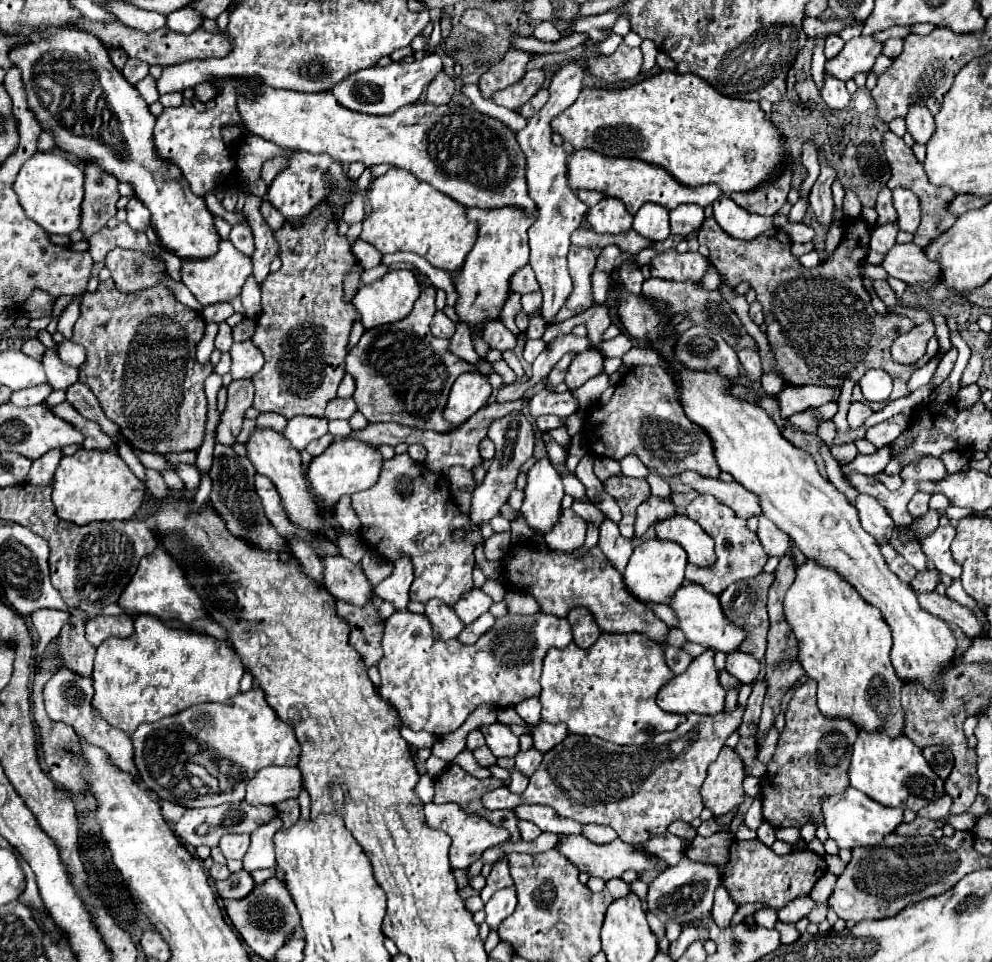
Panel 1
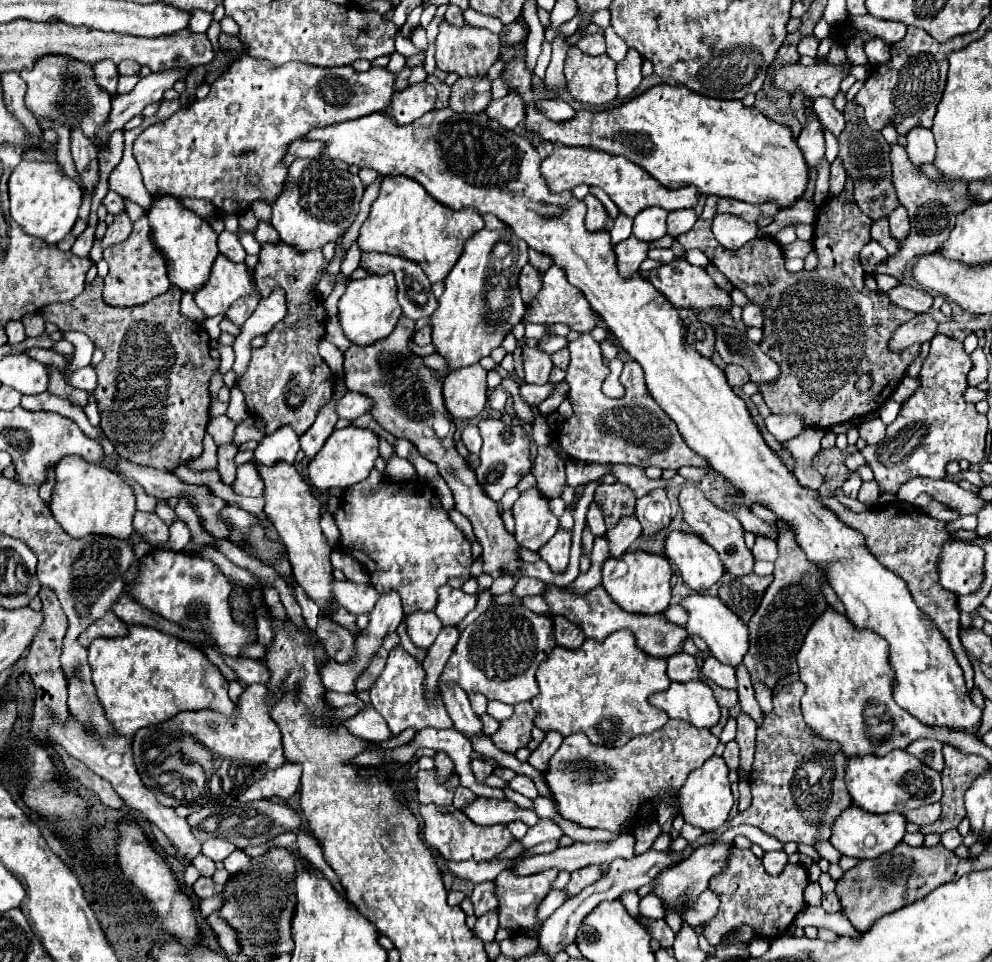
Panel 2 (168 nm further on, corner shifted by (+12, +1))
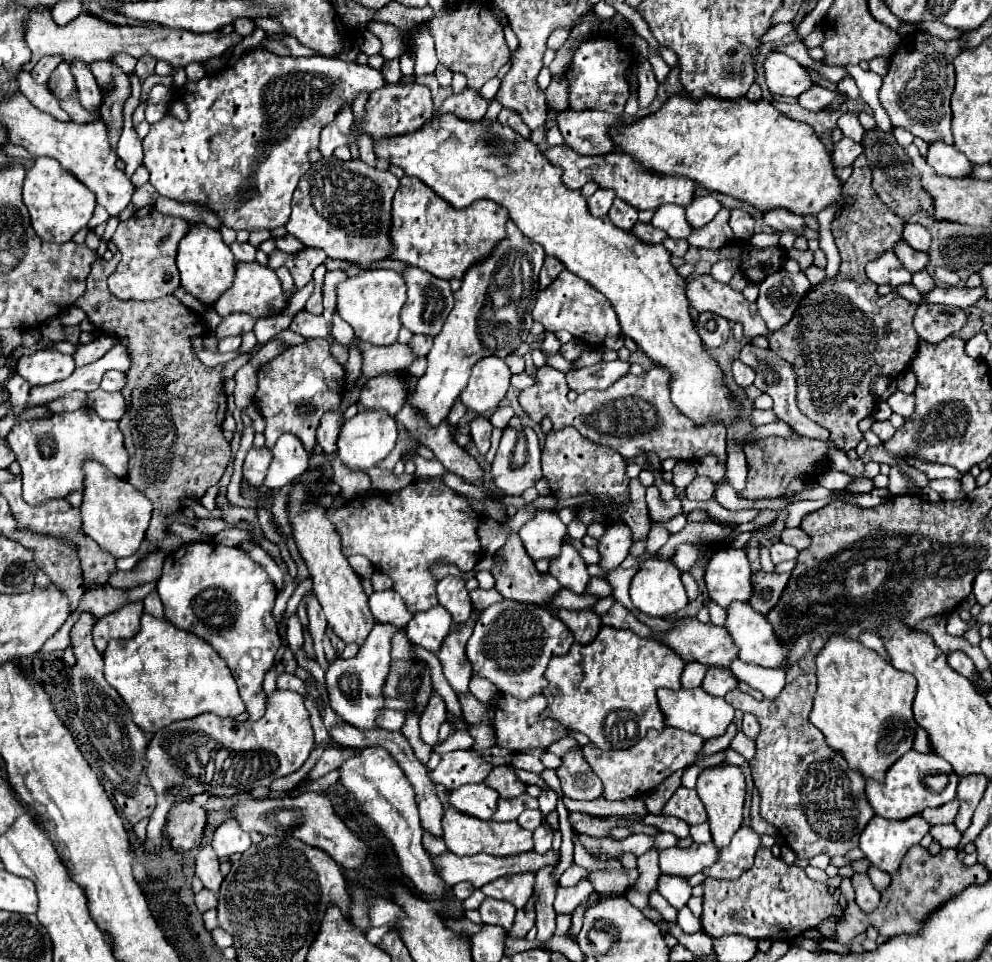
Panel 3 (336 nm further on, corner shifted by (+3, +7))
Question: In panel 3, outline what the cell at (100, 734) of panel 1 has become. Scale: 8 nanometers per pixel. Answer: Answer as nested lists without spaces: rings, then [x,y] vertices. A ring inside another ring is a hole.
[[[203,844],[199,848],[197,860],[195,860],[195,874],[203,882],[203,886],[211,892],[219,892],[219,886],[223,882],[223,876],[219,869],[220,862],[214,858],[214,850],[211,850],[209,844]]]

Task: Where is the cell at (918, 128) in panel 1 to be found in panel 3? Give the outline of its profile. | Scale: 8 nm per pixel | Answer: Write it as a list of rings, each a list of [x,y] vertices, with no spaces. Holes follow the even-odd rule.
[[[935,142],[935,146],[929,146],[927,162],[935,168],[939,176],[971,178],[973,174],[973,164],[959,150],[943,142]]]

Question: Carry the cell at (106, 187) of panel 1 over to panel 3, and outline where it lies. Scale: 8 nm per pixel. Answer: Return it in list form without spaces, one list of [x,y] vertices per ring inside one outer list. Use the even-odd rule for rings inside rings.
[[[81,60],[71,62],[71,74],[75,76],[75,84],[77,84],[77,94],[81,104],[87,110],[95,110],[101,104],[101,88],[95,82],[95,76],[91,74],[89,66]]]

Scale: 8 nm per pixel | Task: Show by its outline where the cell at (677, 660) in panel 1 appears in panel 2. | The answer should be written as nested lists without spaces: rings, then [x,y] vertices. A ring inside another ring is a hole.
[[[680,652],[680,654],[668,656],[666,662],[668,662],[668,678],[672,682],[686,682],[686,680],[698,678],[698,670],[696,670],[692,656]]]

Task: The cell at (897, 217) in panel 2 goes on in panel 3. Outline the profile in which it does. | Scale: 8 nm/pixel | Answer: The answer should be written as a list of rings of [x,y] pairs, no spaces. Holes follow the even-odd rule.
[[[907,224],[905,230],[903,230],[903,240],[905,240],[913,250],[929,252],[929,246],[931,246],[931,232],[929,232],[925,226]]]

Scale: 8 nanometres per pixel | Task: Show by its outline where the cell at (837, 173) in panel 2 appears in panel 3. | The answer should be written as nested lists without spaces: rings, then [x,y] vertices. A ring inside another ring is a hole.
[[[843,138],[843,140],[839,140],[839,142],[833,144],[833,162],[835,162],[837,168],[839,166],[851,166],[861,152],[863,152],[861,144]]]

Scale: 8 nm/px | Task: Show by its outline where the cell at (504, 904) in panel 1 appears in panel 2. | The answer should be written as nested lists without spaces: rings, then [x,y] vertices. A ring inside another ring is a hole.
[[[490,910],[486,914],[482,914],[474,926],[474,934],[484,940],[484,942],[492,942],[494,940],[494,934],[498,930],[498,912],[496,910]]]

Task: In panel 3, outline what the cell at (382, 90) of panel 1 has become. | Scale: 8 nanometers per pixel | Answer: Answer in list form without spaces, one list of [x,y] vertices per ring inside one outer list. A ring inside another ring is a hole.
[[[253,50],[249,54],[243,54],[231,68],[223,68],[219,72],[213,72],[213,74],[207,74],[205,78],[201,80],[187,80],[183,84],[183,88],[179,88],[175,92],[175,96],[179,100],[183,100],[183,104],[187,106],[187,114],[189,118],[185,122],[179,122],[171,112],[151,124],[151,130],[149,134],[143,138],[143,152],[145,152],[145,158],[143,158],[143,166],[149,170],[151,178],[149,182],[153,184],[153,188],[165,196],[165,198],[171,198],[171,200],[177,200],[181,204],[201,204],[209,210],[213,210],[221,224],[227,226],[227,228],[233,228],[235,232],[239,230],[247,230],[247,232],[257,232],[257,230],[273,230],[277,226],[285,226],[287,220],[289,220],[289,214],[291,214],[291,196],[297,188],[297,182],[299,178],[311,168],[311,160],[309,160],[309,152],[313,148],[319,148],[319,132],[321,128],[331,122],[331,118],[335,118],[335,114],[341,110],[343,104],[351,104],[355,100],[355,96],[359,92],[373,92],[377,88],[383,88],[387,82],[383,80],[381,72],[379,70],[373,70],[369,68],[367,64],[359,64],[359,62],[345,62],[341,58],[327,58],[327,56],[311,56],[311,58],[295,58],[295,56],[277,56],[269,50]]]

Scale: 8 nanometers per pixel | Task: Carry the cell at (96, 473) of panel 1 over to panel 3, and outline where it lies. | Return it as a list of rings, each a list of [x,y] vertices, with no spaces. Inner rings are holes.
[[[85,462],[85,490],[83,490],[83,506],[81,506],[81,518],[85,534],[91,536],[103,550],[113,554],[115,558],[127,558],[133,556],[143,538],[145,530],[151,520],[153,506],[139,490],[135,490],[127,480],[115,478],[105,466],[97,462]]]

